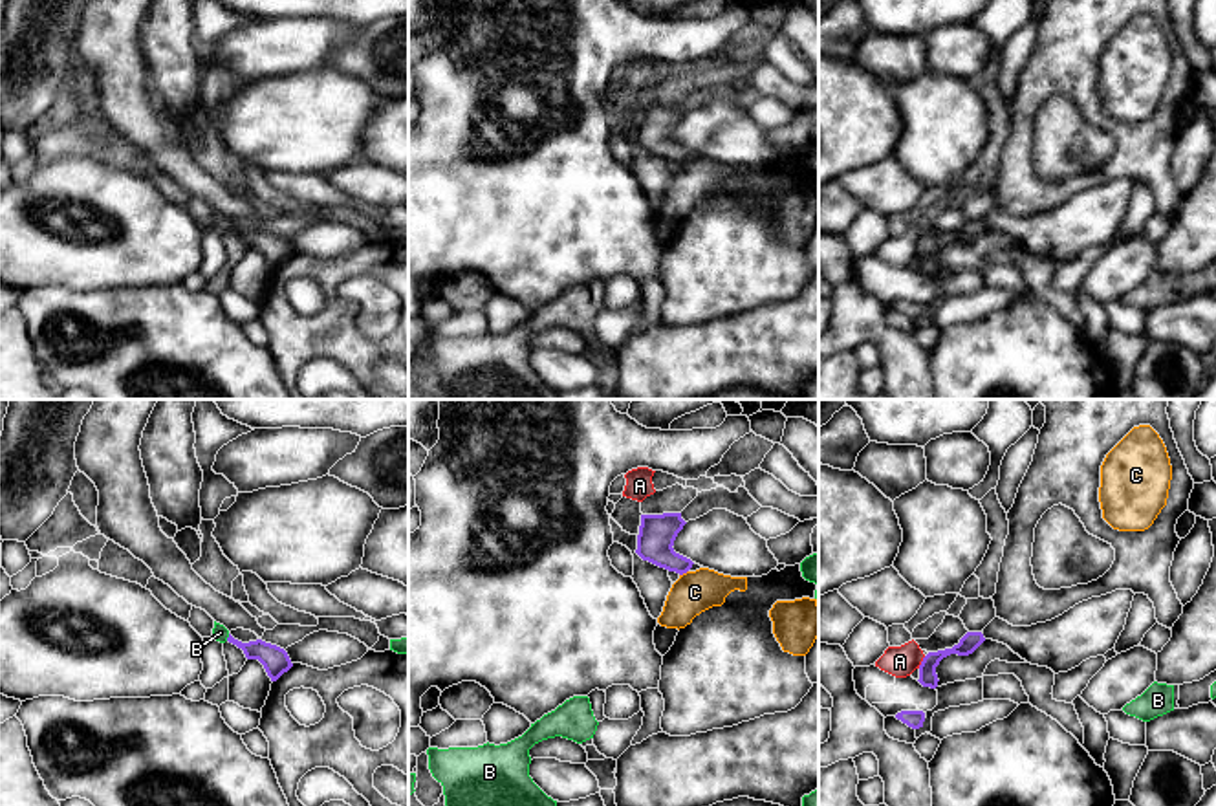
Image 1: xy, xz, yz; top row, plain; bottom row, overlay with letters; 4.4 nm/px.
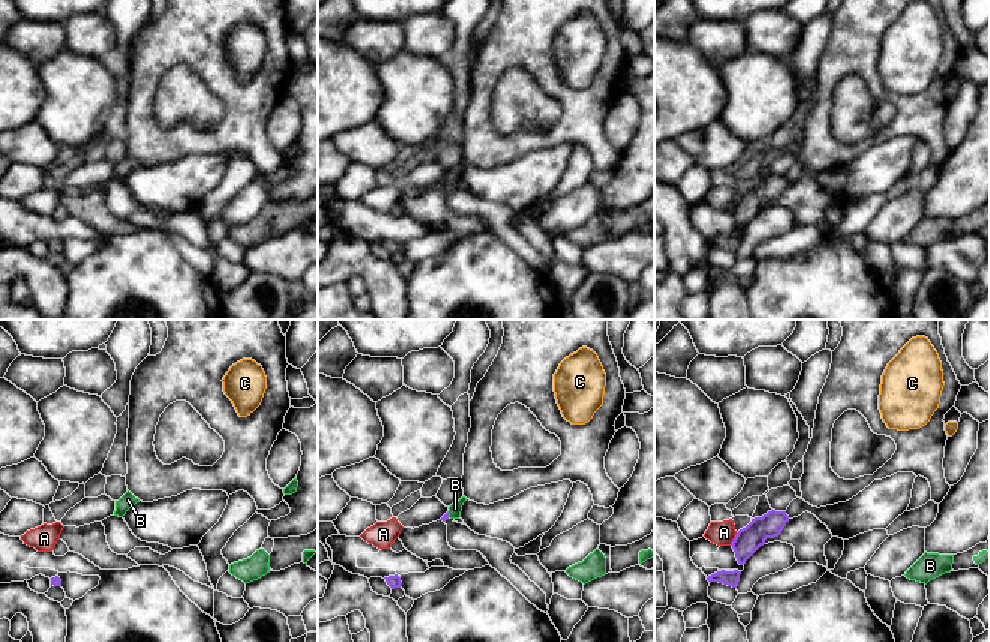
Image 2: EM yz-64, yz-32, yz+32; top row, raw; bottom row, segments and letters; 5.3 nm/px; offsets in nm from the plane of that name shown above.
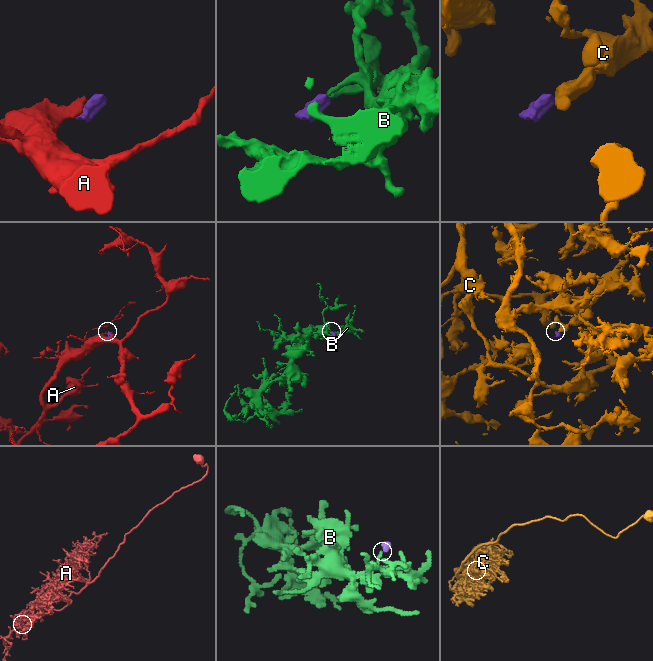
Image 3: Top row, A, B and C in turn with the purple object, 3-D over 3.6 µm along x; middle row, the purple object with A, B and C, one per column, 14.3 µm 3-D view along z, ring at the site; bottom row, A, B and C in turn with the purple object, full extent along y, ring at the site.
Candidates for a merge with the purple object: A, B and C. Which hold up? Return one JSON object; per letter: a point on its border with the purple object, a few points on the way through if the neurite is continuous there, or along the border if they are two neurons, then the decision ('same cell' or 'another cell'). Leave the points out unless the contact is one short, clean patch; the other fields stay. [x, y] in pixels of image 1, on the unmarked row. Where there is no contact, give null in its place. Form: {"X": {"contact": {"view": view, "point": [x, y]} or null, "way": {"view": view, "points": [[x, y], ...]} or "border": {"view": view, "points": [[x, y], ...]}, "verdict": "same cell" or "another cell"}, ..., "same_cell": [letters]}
{"A": {"contact": {"view": "yz", "point": [922, 251]}, "border": {"view": "yz", "points": [[925, 246], [918, 257]]}, "verdict": "another cell"}, "B": {"contact": {"view": "xy", "point": [228, 228]}, "way": {"view": "xy", "points": [[275, 250], [228, 228], [220, 222]]}, "verdict": "same cell"}, "C": {"contact": {"view": "xz", "point": [684, 162]}, "border": {"view": "xz", "points": [[687, 160], [680, 165]]}, "verdict": "another cell"}, "same_cell": ["B"]}

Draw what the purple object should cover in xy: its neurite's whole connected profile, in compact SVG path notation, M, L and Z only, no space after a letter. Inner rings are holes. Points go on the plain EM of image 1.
M214 211L214 218L212 218L212 227L220 233L229 231L229 233L236 234L238 238L244 240L247 249L258 249L264 255L271 271L277 271L284 262L288 262L293 256L293 253L284 238L266 233L262 229L242 233L242 231L234 229L229 223L229 220L216 211Z

